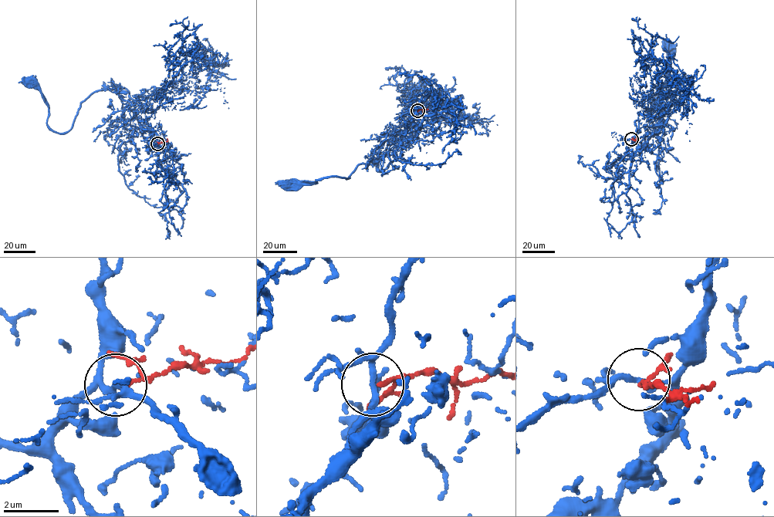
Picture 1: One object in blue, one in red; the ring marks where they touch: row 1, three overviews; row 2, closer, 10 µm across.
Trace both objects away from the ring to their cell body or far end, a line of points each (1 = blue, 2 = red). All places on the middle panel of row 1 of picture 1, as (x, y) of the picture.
1: (417, 109), (413, 121), (417, 137), (383, 169), (376, 162), (358, 164), (348, 179), (288, 184)
2: (417, 109), (427, 109)

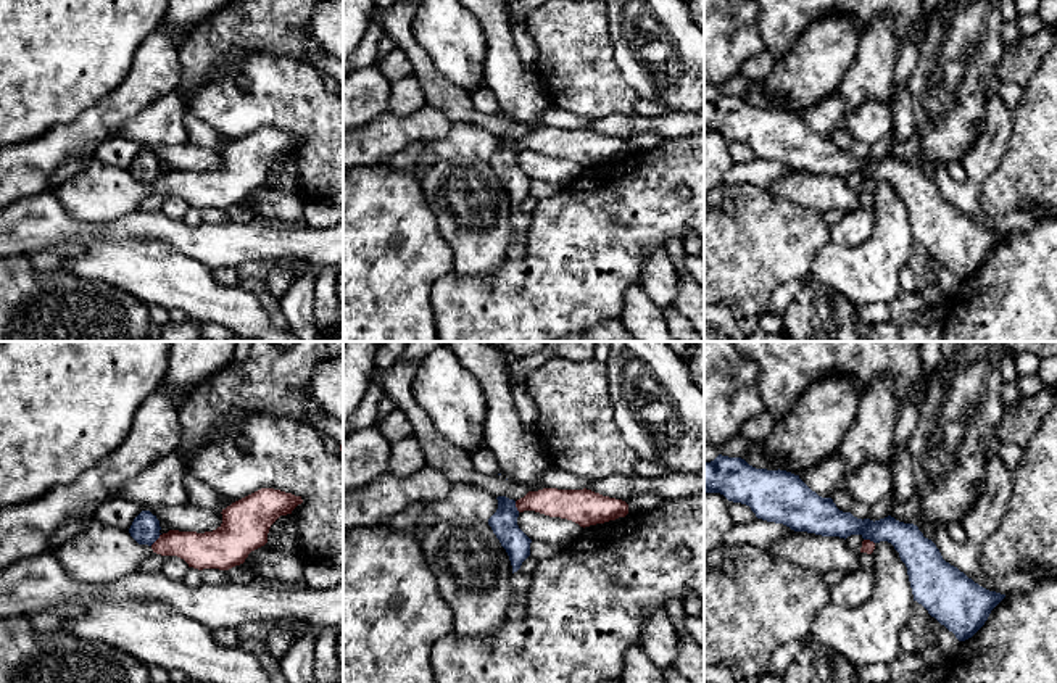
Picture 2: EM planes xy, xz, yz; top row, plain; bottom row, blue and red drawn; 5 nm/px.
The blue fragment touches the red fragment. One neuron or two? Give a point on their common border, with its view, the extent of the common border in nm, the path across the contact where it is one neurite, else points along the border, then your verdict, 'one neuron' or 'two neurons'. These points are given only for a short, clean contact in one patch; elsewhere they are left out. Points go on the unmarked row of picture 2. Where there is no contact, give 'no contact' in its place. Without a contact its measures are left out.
contact xy (155, 179); length 80 nm; border xy (160, 173), (150, 184); two neurons

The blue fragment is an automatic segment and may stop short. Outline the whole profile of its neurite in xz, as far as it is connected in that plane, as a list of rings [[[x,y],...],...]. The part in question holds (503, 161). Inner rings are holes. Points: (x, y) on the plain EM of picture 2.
[[[498,135],[496,139],[498,148],[488,158],[488,164],[506,188],[514,213],[530,195],[532,179],[517,164],[519,150],[516,147],[516,140],[506,135]]]

